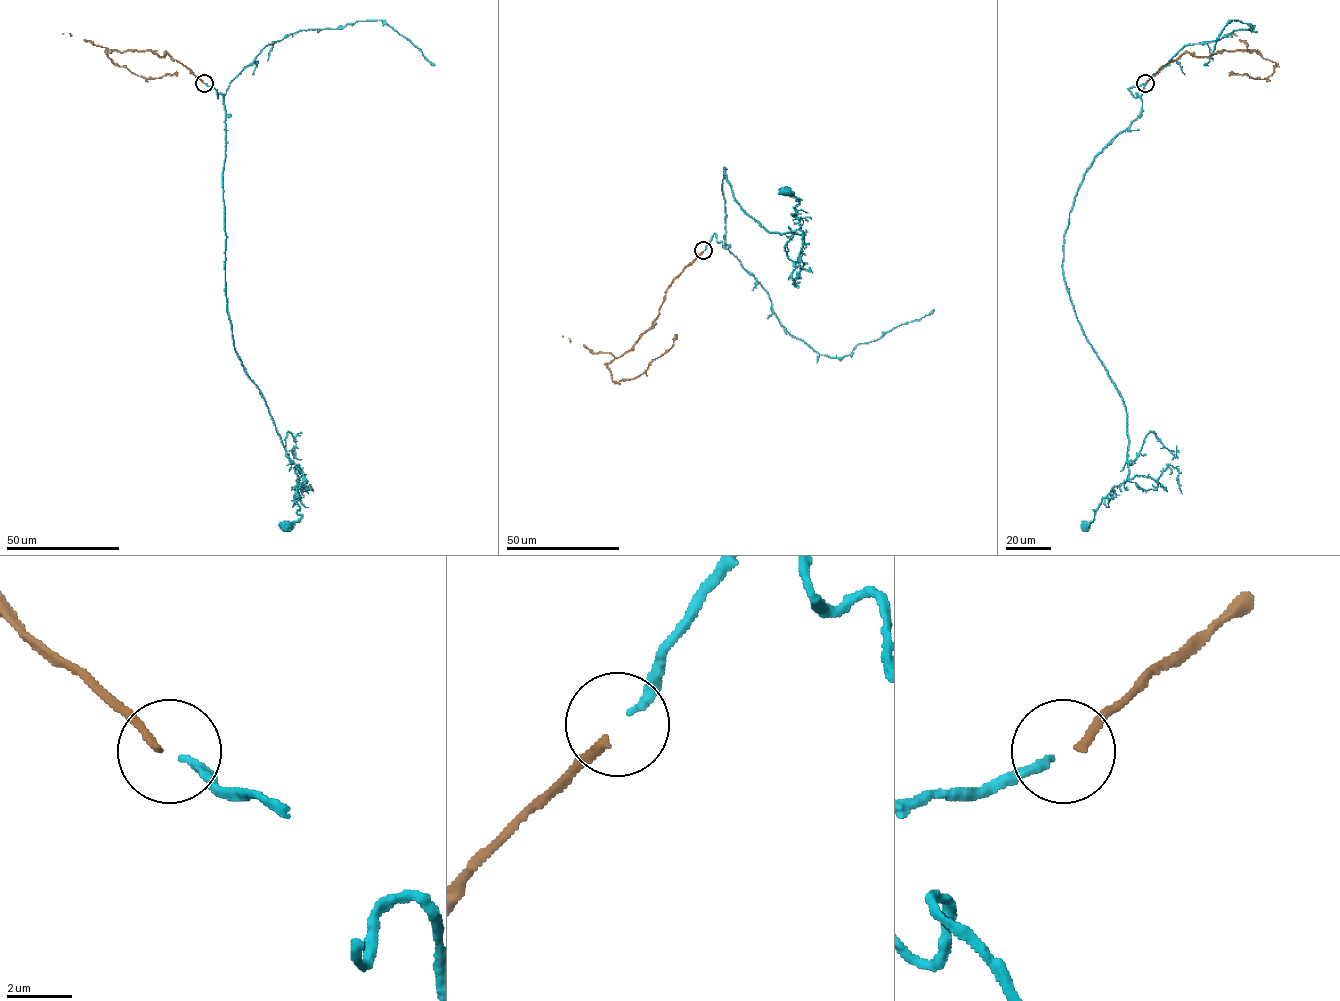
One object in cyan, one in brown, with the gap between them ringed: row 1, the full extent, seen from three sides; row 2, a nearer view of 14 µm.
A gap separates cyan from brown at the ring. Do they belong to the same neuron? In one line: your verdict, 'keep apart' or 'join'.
join

